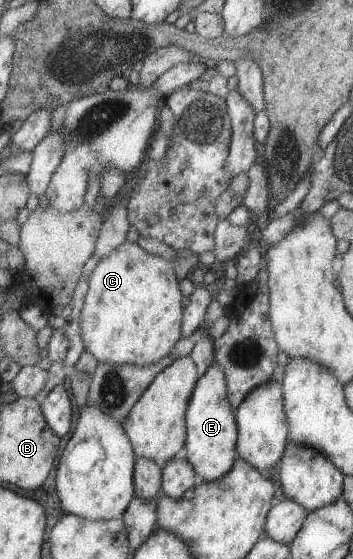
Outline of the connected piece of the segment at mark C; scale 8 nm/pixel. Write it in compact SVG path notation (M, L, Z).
M128 240L115 247L106 257L100 258L90 273L89 288L81 309L85 351L94 355L98 362L134 364L140 367L159 362L164 356L168 356L181 338L183 318L183 295L173 267L170 260L150 254L136 242Z

